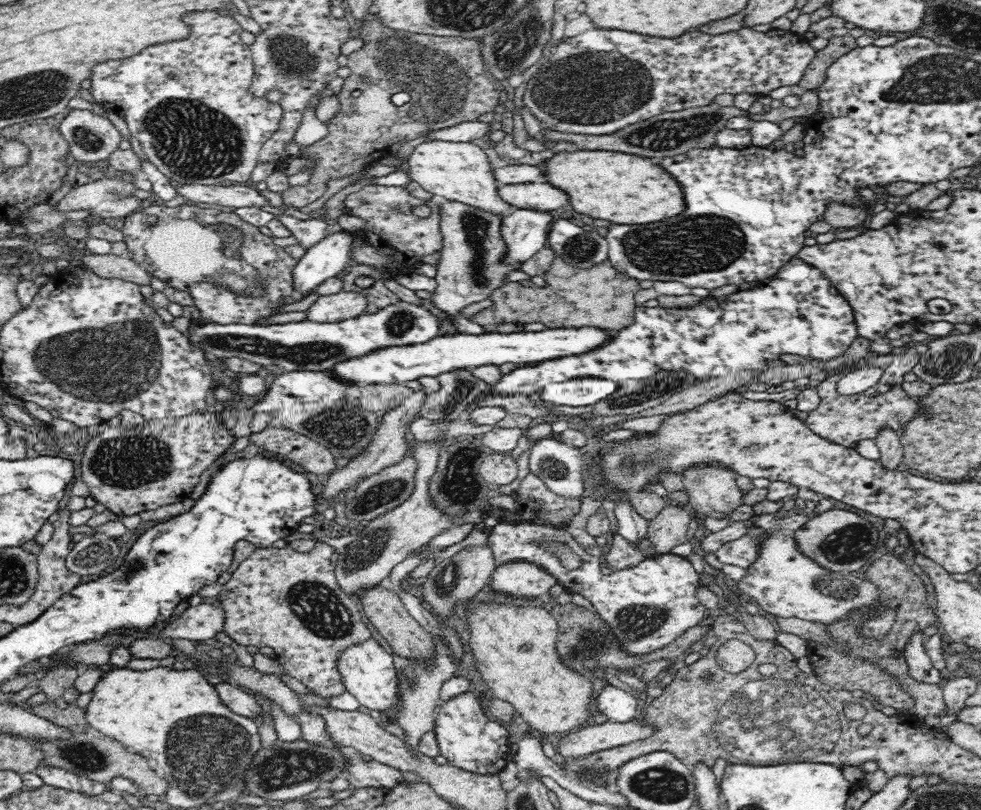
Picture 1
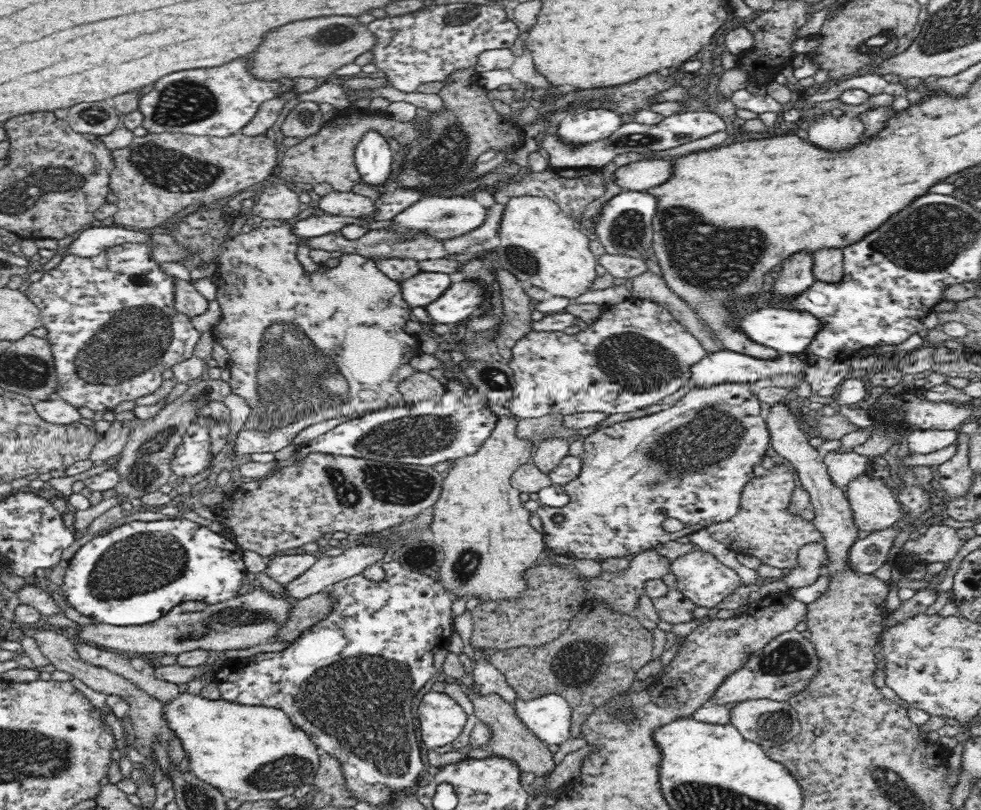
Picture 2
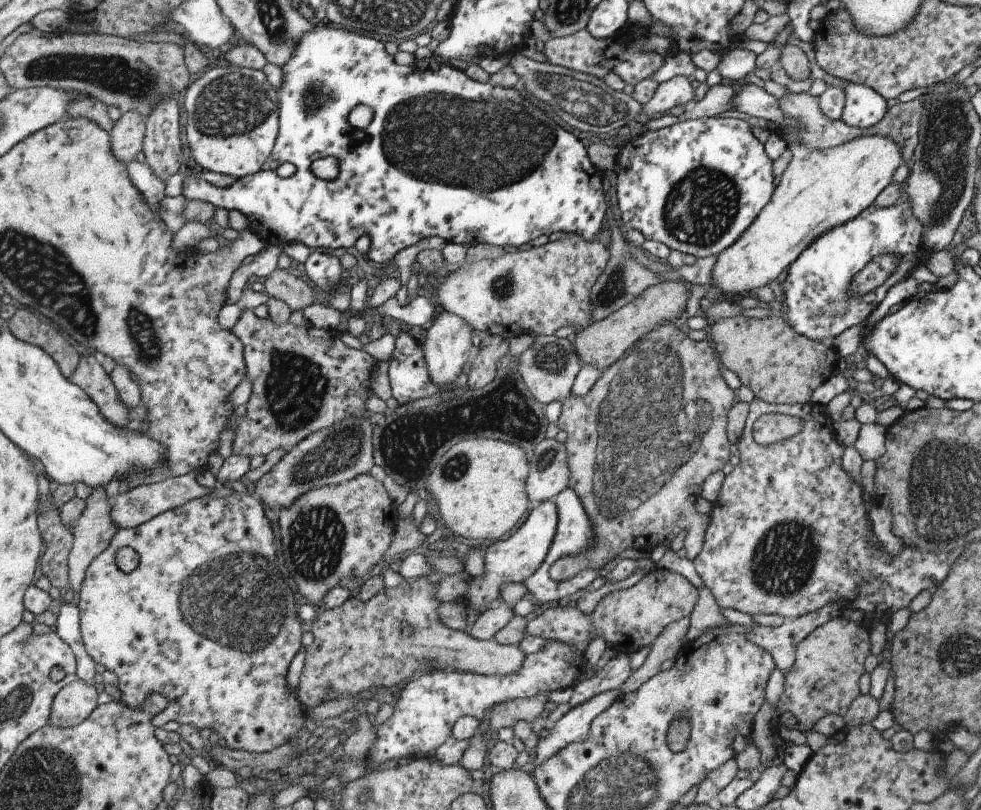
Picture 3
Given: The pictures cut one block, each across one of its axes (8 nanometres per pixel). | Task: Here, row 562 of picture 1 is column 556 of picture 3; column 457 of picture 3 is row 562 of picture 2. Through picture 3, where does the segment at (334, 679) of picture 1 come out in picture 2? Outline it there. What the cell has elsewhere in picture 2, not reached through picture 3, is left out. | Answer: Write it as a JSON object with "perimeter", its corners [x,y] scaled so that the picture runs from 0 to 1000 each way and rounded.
{"perimeter":[[[317,681],[307,684],[287,684],[279,686],[268,704],[275,714],[286,722],[300,716],[324,694],[324,686]]]}

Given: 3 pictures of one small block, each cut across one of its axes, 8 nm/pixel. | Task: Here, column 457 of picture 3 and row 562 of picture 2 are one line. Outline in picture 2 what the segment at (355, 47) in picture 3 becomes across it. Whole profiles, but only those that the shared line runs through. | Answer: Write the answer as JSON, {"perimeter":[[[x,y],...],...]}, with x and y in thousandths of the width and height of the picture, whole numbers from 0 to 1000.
{"perimeter":[[[185,640],[162,641],[153,643],[135,642],[123,649],[112,653],[106,660],[98,660],[92,668],[83,674],[75,686],[70,691],[69,701],[66,706],[64,721],[59,727],[68,743],[72,746],[83,759],[96,764],[96,770],[100,772],[116,772],[134,774],[135,772],[151,772],[166,763],[171,756],[174,756],[177,748],[181,748],[188,743],[200,742],[208,746],[217,747],[226,742],[231,742],[241,736],[242,728],[248,722],[249,710],[252,706],[247,693],[248,678],[240,668],[236,669],[235,663],[231,659],[220,658],[214,656],[211,651],[201,648],[200,643],[192,643]]]}

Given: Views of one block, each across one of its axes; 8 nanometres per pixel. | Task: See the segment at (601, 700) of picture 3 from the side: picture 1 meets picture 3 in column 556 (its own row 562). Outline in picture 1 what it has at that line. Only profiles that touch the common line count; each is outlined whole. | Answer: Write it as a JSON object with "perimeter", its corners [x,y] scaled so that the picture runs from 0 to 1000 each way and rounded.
{"perimeter":[[[767,649],[762,658],[752,667],[741,669],[736,673],[728,684],[738,696],[761,700],[771,691],[773,684],[773,667],[779,653]]]}

